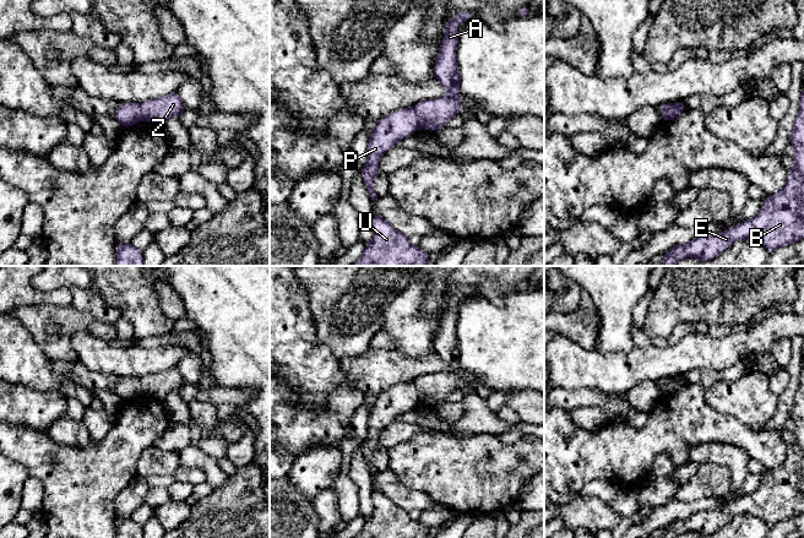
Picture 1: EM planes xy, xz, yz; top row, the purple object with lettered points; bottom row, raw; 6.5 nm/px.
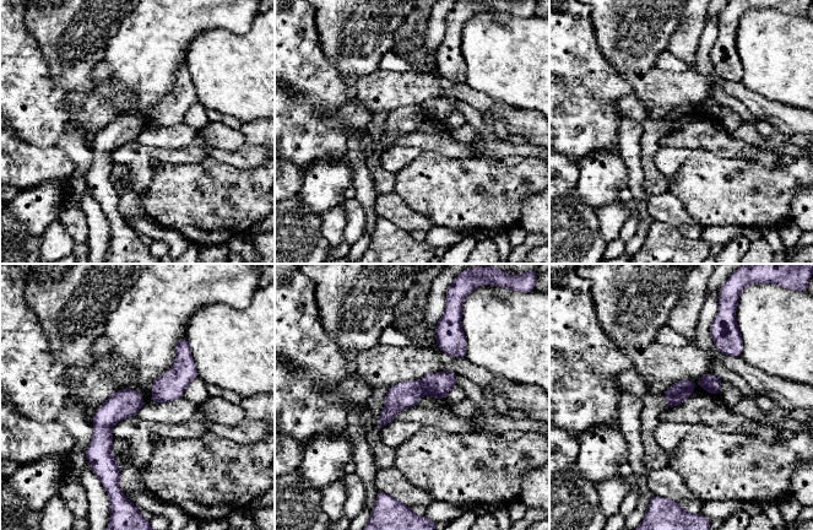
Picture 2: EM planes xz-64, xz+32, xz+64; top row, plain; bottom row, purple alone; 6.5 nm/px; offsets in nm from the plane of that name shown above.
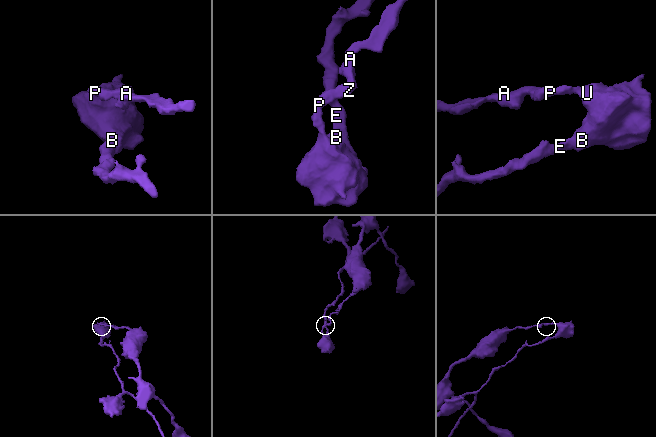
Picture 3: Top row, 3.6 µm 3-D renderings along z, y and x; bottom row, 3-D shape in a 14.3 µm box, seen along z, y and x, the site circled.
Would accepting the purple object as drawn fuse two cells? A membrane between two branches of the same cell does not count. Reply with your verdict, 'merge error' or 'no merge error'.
merge error

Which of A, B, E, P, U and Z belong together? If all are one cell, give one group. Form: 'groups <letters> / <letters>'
groups A Z / B E P U

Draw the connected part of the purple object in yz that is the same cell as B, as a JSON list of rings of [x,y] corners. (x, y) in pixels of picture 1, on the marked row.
[[[804,87],[800,94],[799,112],[793,123],[791,145],[794,147],[794,167],[787,173],[787,184],[777,194],[766,197],[755,218],[732,225],[723,233],[699,237],[686,244],[675,245],[664,252],[662,266],[675,266],[688,256],[692,256],[699,261],[712,260],[734,241],[743,239],[760,243],[767,249],[768,254],[802,240],[804,238]]]

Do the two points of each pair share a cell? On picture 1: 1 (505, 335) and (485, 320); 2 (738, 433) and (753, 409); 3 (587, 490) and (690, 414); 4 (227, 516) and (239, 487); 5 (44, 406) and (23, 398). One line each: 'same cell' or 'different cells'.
1: same cell
2: different cells
3: different cells
4: same cell
5: same cell

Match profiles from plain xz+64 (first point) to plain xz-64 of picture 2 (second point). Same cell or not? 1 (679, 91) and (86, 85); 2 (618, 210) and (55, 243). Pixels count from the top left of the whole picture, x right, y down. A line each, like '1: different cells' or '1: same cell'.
1: different cells
2: same cell

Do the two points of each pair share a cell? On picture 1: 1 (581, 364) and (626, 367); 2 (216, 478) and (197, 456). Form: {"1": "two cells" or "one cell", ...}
{"1": "one cell", "2": "one cell"}

